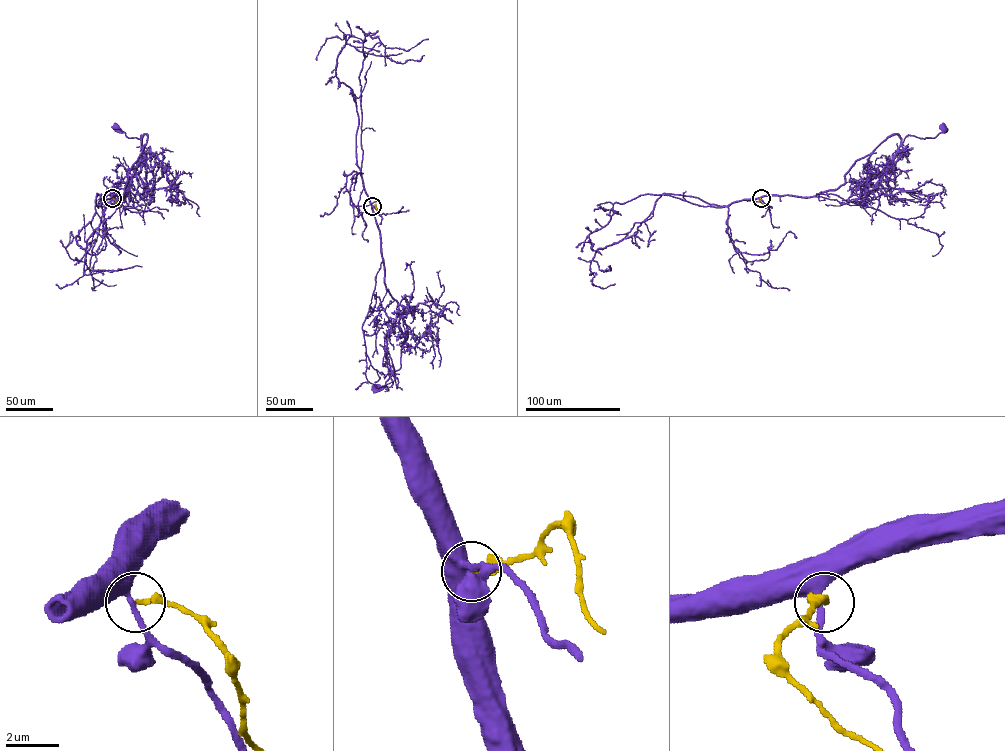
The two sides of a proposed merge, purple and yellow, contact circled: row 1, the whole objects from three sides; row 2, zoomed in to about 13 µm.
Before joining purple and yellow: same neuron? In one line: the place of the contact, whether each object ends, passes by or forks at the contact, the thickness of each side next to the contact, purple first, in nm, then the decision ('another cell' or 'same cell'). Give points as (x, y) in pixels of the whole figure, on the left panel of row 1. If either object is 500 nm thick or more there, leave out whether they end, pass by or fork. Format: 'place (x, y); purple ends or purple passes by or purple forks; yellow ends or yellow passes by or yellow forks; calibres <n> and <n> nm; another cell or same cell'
place (112, 198); purple passes by; yellow ends; calibres 320 and 240 nm; another cell

